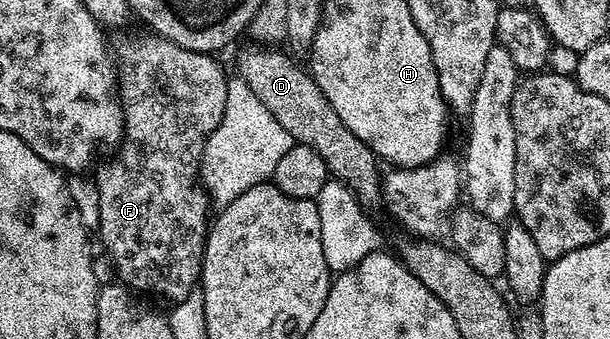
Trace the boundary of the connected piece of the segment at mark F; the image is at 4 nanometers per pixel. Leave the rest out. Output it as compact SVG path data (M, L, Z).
M142 31L135 37L126 37L116 45L116 89L120 94L122 103L122 124L124 126L124 136L117 146L114 158L107 165L99 164L98 169L98 237L102 240L102 245L106 248L106 253L110 256L110 261L114 264L114 269L118 272L117 280L131 291L142 293L155 293L158 297L163 297L169 303L182 301L191 293L195 292L202 275L202 252L206 246L206 235L208 226L212 221L212 202L205 189L202 188L198 180L202 168L202 152L206 146L206 141L210 138L210 133L221 121L226 103L228 101L228 74L222 70L222 65L217 60L217 56L209 53L197 53L191 49L180 47L172 43L166 37L160 37L153 31Z

